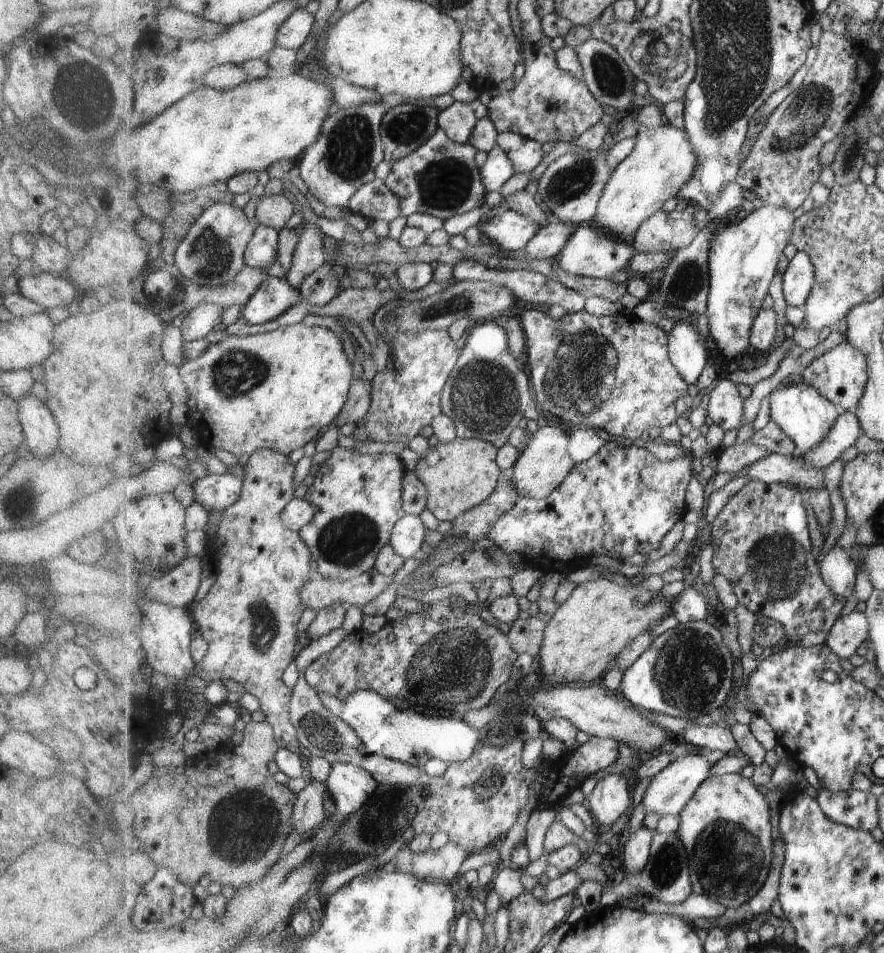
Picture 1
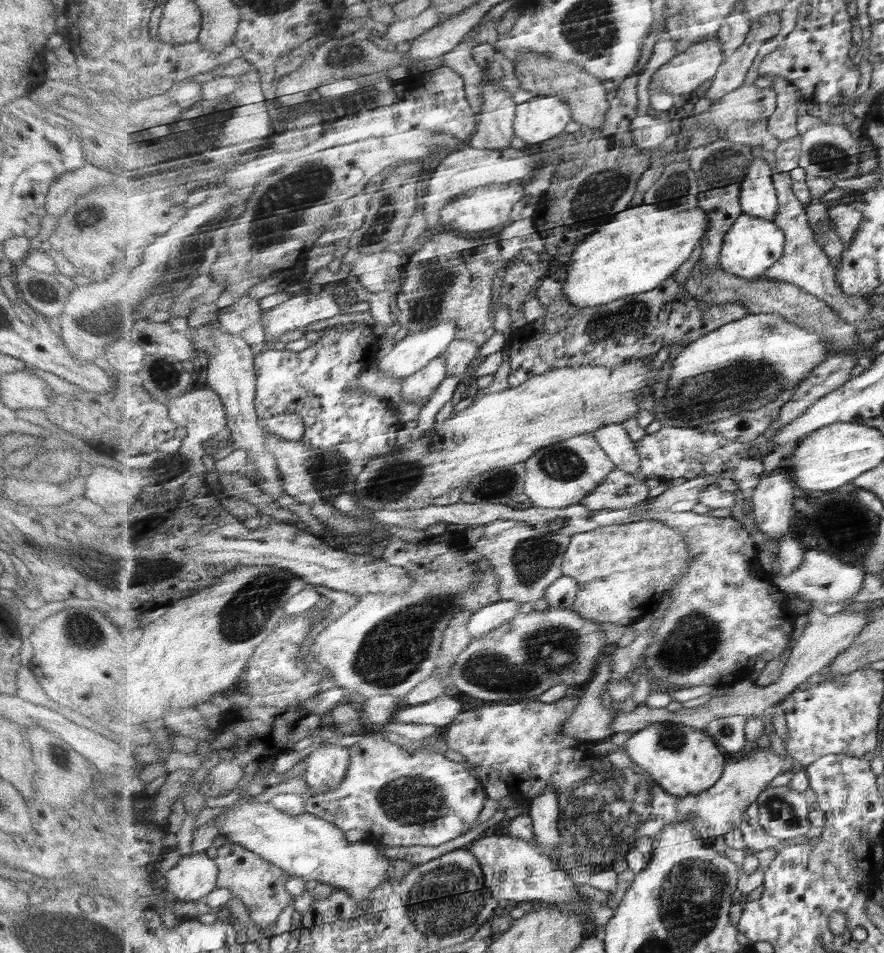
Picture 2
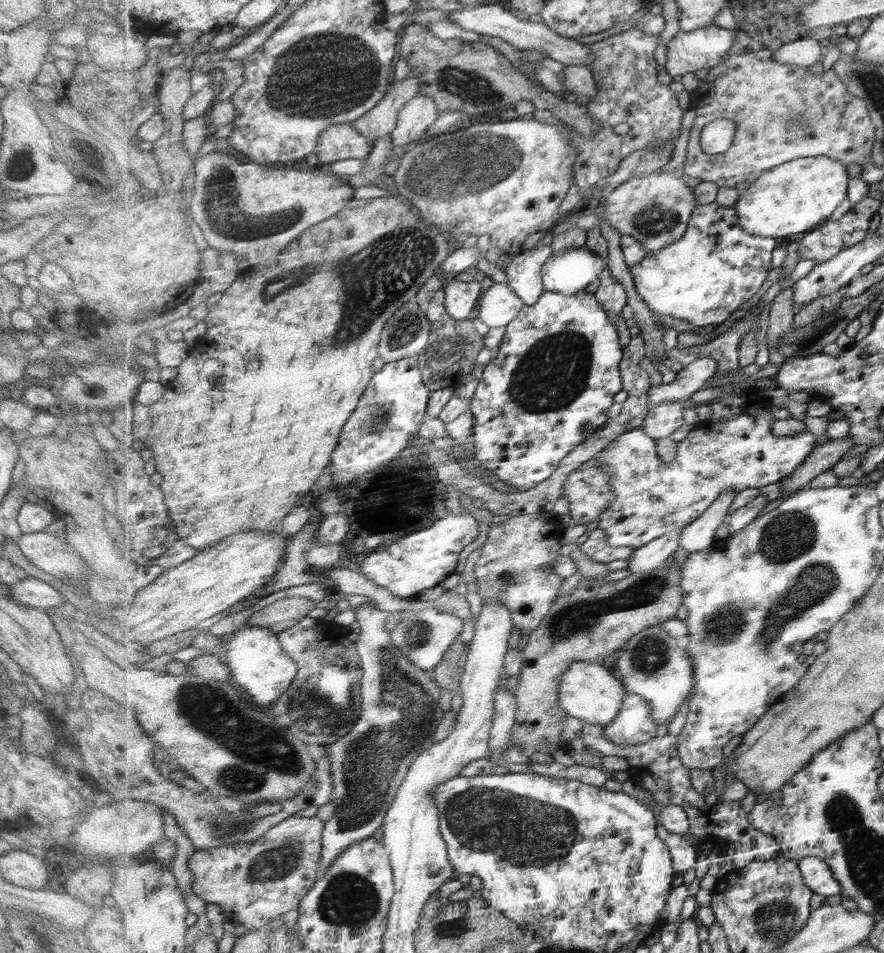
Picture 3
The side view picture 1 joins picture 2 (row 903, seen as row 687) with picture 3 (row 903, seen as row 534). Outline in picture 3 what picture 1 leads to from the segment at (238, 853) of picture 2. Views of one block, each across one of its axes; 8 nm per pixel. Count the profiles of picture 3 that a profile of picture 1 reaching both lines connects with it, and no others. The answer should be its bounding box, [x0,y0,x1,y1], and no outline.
[189,817,326,932]

